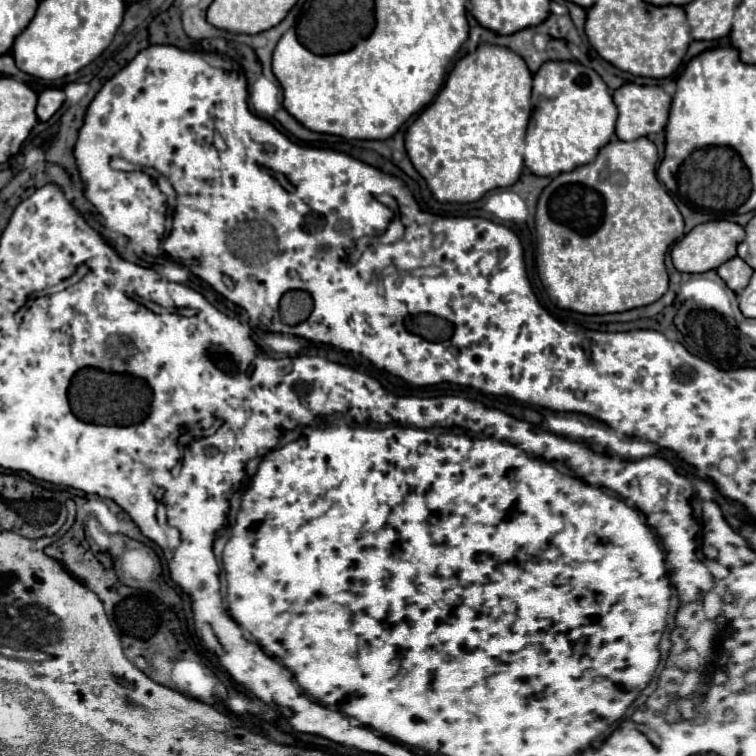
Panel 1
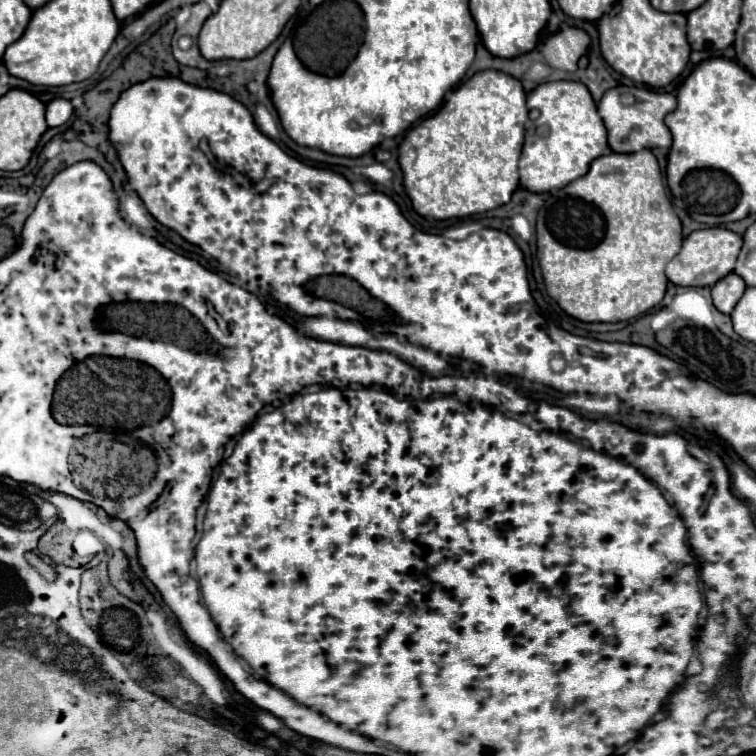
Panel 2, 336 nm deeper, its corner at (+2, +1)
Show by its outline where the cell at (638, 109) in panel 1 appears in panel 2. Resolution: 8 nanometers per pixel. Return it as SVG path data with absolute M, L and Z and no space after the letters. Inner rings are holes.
M618 85L604 93L598 103L598 113L608 129L608 145L616 153L630 153L636 149L670 147L672 135L664 125L664 117L677 107L677 98L672 93L660 93L654 89L624 87Z

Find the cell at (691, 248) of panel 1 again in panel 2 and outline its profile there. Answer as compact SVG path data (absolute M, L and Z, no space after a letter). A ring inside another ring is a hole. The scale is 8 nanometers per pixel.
M710 227L690 233L684 239L680 253L666 265L666 277L674 285L684 287L712 287L716 281L736 269L736 263L743 247L743 235L724 227Z

